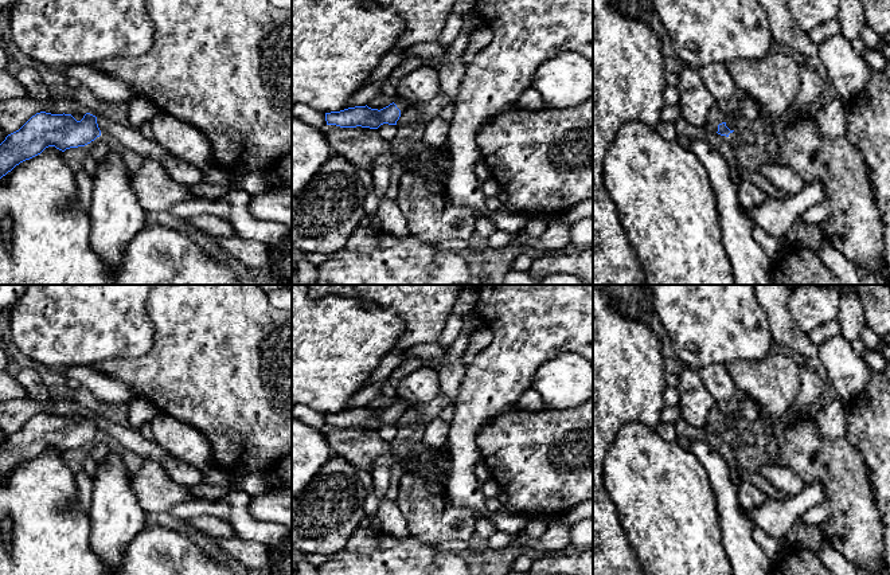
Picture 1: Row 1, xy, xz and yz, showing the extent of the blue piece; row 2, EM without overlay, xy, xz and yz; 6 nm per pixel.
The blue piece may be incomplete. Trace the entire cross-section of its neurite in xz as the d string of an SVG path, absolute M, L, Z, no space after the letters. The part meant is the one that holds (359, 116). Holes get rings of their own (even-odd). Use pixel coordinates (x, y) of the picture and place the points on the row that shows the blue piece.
M406 98L394 99L389 106L378 110L366 106L348 107L340 112L325 113L327 125L340 128L370 128L378 129L383 124L397 125L399 117L414 103Z

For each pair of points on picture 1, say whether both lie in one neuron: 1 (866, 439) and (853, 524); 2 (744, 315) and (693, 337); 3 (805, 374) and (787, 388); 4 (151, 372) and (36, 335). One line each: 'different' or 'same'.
1: different
2: same
3: different
4: different

